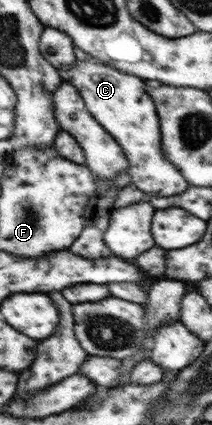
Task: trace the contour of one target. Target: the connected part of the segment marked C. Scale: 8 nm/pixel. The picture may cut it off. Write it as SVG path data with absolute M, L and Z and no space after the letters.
M95 57L91 60L77 59L74 67L69 67L66 71L58 70L58 73L62 82L70 82L77 88L91 116L121 146L129 163L128 174L141 192L149 196L175 196L187 190L185 178L164 157L159 132L160 118L155 101L146 89L149 81L118 71Z

